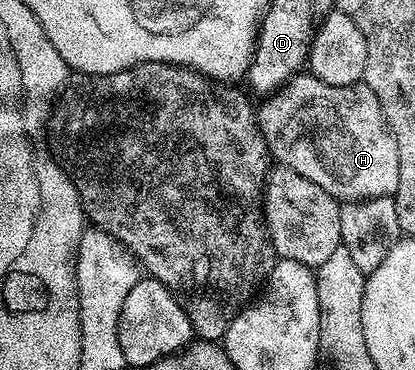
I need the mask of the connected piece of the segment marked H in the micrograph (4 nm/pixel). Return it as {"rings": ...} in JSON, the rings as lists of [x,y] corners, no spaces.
{"rings":[[[305,71],[293,77],[273,93],[268,94],[262,101],[265,102],[257,109],[257,122],[274,162],[285,165],[291,171],[303,175],[303,179],[311,179],[311,183],[323,187],[323,191],[327,191],[327,195],[331,195],[339,203],[373,202],[377,198],[393,197],[396,194],[399,187],[399,147],[395,147],[395,139],[385,122],[383,107],[379,107],[379,99],[375,99],[375,91],[371,91],[371,87],[367,87],[364,83],[356,85],[323,83],[318,77],[313,76],[312,72]]]}

